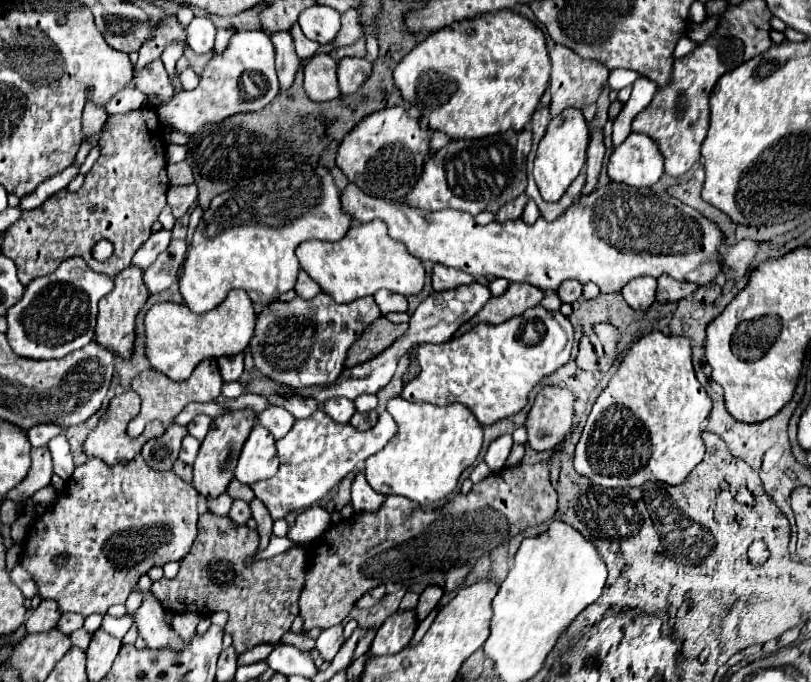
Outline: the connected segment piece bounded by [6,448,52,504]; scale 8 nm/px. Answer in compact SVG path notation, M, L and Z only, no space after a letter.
M32 448L32 468L28 476L6 496L18 504L28 500L34 492L46 488L52 478L52 458L48 448Z

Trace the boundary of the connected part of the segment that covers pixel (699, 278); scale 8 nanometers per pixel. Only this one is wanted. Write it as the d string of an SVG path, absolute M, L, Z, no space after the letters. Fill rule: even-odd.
M610 182L604 188L594 190L590 196L576 200L560 218L554 222L546 222L542 216L536 224L528 226L522 220L510 220L504 224L490 222L480 226L474 218L460 210L440 210L440 212L426 212L418 208L406 208L402 204L390 204L380 198L372 198L360 192L354 184L342 190L342 206L350 212L358 222L370 222L380 218L388 224L390 238L402 242L410 254L420 260L432 260L444 266L454 266L464 270L466 274L482 274L482 276L498 276L506 278L508 282L528 282L542 290L556 290L558 284L564 280L578 280L582 284L594 282L602 292L618 292L622 290L632 278L638 276L652 276L658 278L668 274L676 280L688 280L698 286L704 286L720 274L720 254L724 244L722 230L702 216L696 208L682 204L678 198L670 194L654 194L650 188L630 188L628 184Z

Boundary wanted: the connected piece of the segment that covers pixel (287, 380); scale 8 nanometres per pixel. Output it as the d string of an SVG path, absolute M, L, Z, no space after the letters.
M324 292L314 296L312 300L304 300L304 298L294 298L290 302L276 300L256 316L256 330L250 340L254 368L260 370L264 378L290 386L294 390L332 384L342 374L342 368L346 366L346 352L350 350L350 344L354 344L354 340L362 336L364 328L368 328L380 316L382 312L372 296L354 300L350 304L334 304L334 300L330 300L330 296L326 296Z

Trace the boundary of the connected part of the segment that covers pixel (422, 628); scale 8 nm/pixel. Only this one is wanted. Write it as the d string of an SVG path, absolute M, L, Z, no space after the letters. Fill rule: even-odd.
M436 606L436 608L434 608L434 610L432 610L432 612L420 623L409 645L414 646L418 644L418 642L420 642L420 640L423 638L424 634L428 631L432 622L434 621L438 613L437 608L438 606Z

